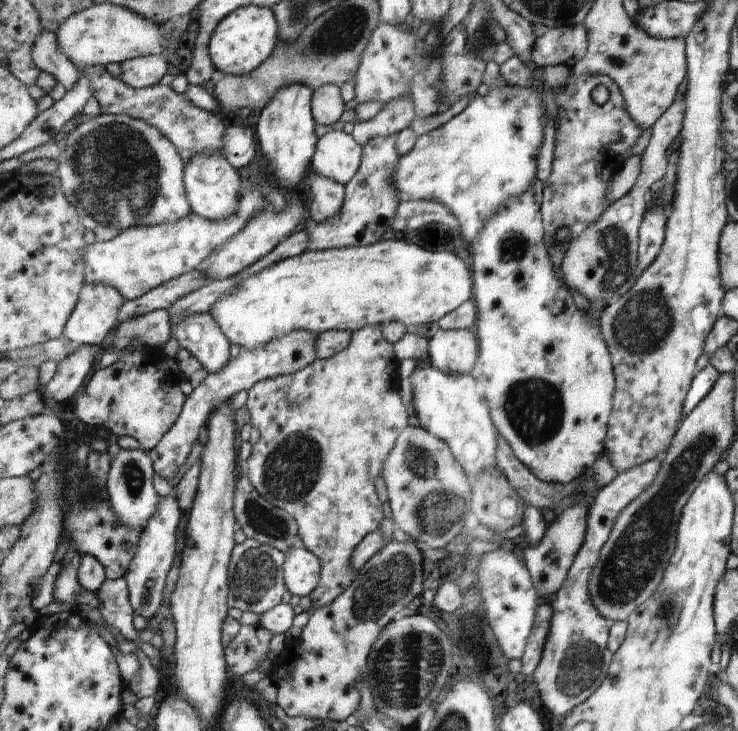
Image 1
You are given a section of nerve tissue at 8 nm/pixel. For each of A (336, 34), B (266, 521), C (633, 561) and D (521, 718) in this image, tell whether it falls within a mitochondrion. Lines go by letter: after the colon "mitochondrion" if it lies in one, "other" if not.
A: mitochondrion
B: mitochondrion
C: mitochondrion
D: other

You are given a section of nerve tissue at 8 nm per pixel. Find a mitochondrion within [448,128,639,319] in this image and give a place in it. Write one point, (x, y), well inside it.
(614, 259)

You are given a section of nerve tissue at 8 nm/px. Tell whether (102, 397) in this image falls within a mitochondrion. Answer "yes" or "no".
no

